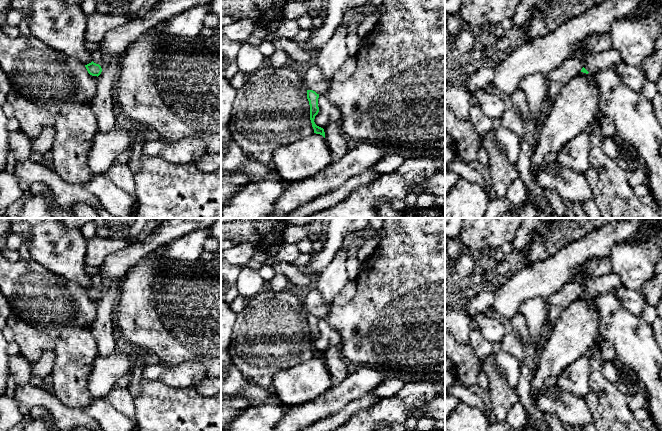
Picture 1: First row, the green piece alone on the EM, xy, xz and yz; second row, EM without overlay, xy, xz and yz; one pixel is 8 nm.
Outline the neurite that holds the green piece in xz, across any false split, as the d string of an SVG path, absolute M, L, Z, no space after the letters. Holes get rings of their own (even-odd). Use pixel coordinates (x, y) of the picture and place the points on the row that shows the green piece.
M307 90L307 99L308 99L309 105L310 105L310 120L312 123L312 127L314 129L314 133L320 134L325 138L324 129L317 126L314 122L315 116L319 112L318 98L319 98L319 94L317 94L315 91Z

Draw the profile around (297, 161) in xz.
M314 133L279 146L273 153L271 165L284 182L294 183L313 177L335 160L325 138Z

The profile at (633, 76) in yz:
M620 61L616 65L616 70L622 81L632 90L641 93L644 83L647 80L640 66L627 65Z

